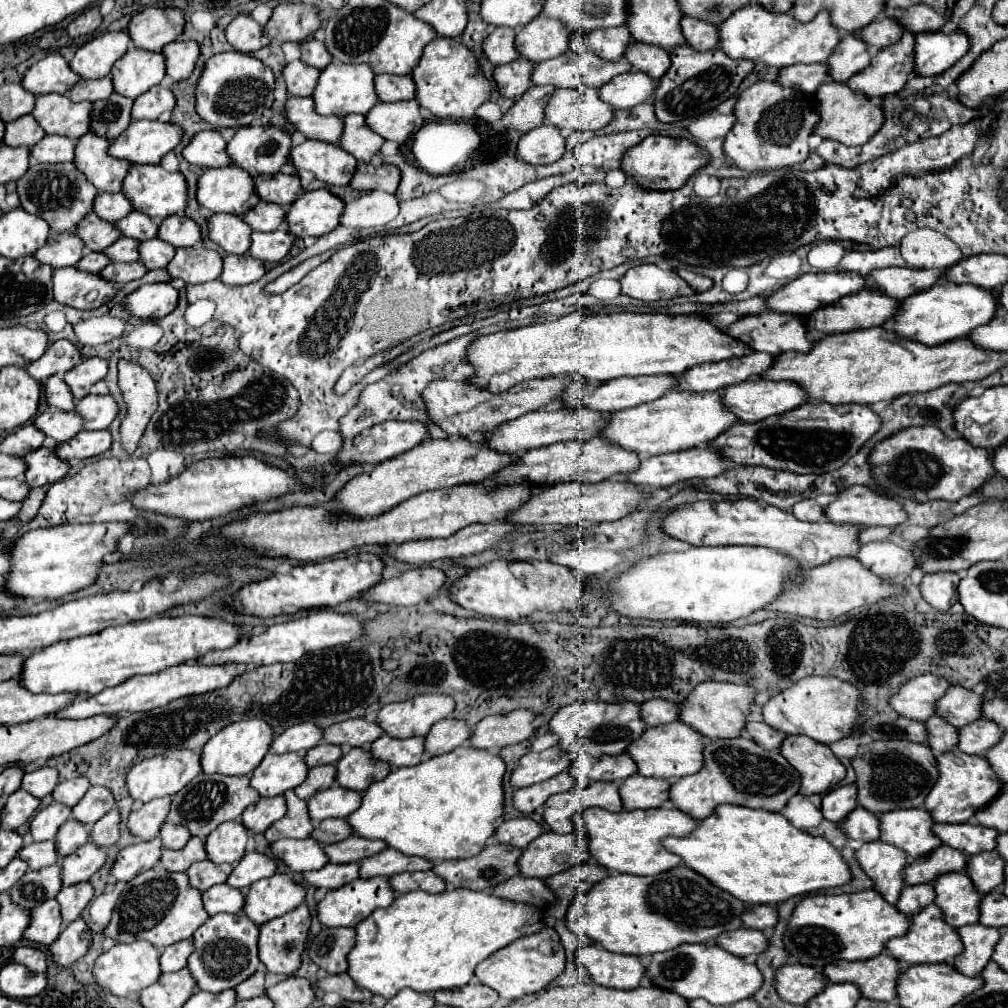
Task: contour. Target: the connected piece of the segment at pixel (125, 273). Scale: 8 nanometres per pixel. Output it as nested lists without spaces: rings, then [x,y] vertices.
[[[132,261],[132,263],[110,263],[100,273],[108,281],[128,283],[128,281],[134,281],[134,279],[144,277],[146,271],[148,269],[142,265],[142,261]]]

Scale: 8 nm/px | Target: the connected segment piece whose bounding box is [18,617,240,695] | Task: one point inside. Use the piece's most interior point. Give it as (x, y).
(89, 664)

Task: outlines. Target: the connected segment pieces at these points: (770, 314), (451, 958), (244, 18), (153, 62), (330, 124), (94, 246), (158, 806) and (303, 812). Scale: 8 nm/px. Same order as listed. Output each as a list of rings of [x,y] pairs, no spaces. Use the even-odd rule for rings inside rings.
[[[764,311],[760,315],[746,315],[738,319],[736,323],[724,327],[722,331],[744,345],[748,345],[752,351],[766,351],[772,357],[786,353],[786,351],[798,351],[806,353],[812,349],[812,339],[808,339],[808,331],[804,327],[804,315],[790,315],[790,313],[774,313],[774,311]]]
[[[450,889],[438,895],[412,891],[396,897],[394,905],[386,909],[376,909],[366,921],[356,925],[356,947],[348,955],[348,975],[358,987],[368,989],[386,999],[394,997],[404,987],[414,991],[438,991],[468,985],[474,979],[474,969],[494,951],[514,943],[520,937],[540,933],[544,927],[544,911],[534,905],[522,905],[516,901],[506,901],[482,891],[472,889]]]
[[[238,15],[226,27],[228,43],[242,53],[254,53],[262,47],[262,25],[256,23],[250,15]]]
[[[130,47],[124,57],[120,57],[112,69],[112,79],[114,79],[114,91],[122,93],[126,97],[136,99],[138,95],[146,93],[150,87],[158,85],[164,75],[166,75],[166,61],[162,61],[162,53],[148,53],[146,49]]]
[[[290,97],[286,103],[286,115],[288,121],[308,139],[338,143],[338,137],[342,137],[342,119],[314,113],[312,97]]]
[[[88,213],[78,225],[78,237],[82,237],[88,251],[104,251],[114,241],[118,241],[122,233],[114,229],[114,223],[102,221],[96,213]]]
[[[160,797],[150,803],[140,805],[138,809],[134,809],[130,813],[128,829],[144,841],[158,837],[162,823],[166,821],[166,813],[170,811],[170,801],[172,801],[172,797]]]
[[[286,791],[284,793],[286,803],[288,803],[288,813],[278,819],[274,825],[270,825],[270,829],[266,829],[266,839],[268,843],[274,843],[278,839],[306,839],[312,835],[314,825],[308,817],[308,809],[306,809],[306,801],[302,801],[294,791]]]

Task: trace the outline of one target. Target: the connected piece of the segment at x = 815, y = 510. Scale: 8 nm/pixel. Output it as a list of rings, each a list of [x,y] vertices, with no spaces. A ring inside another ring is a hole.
[[[804,499],[798,505],[794,505],[792,515],[798,517],[800,521],[824,521],[826,519],[822,507],[818,507],[814,499]]]

